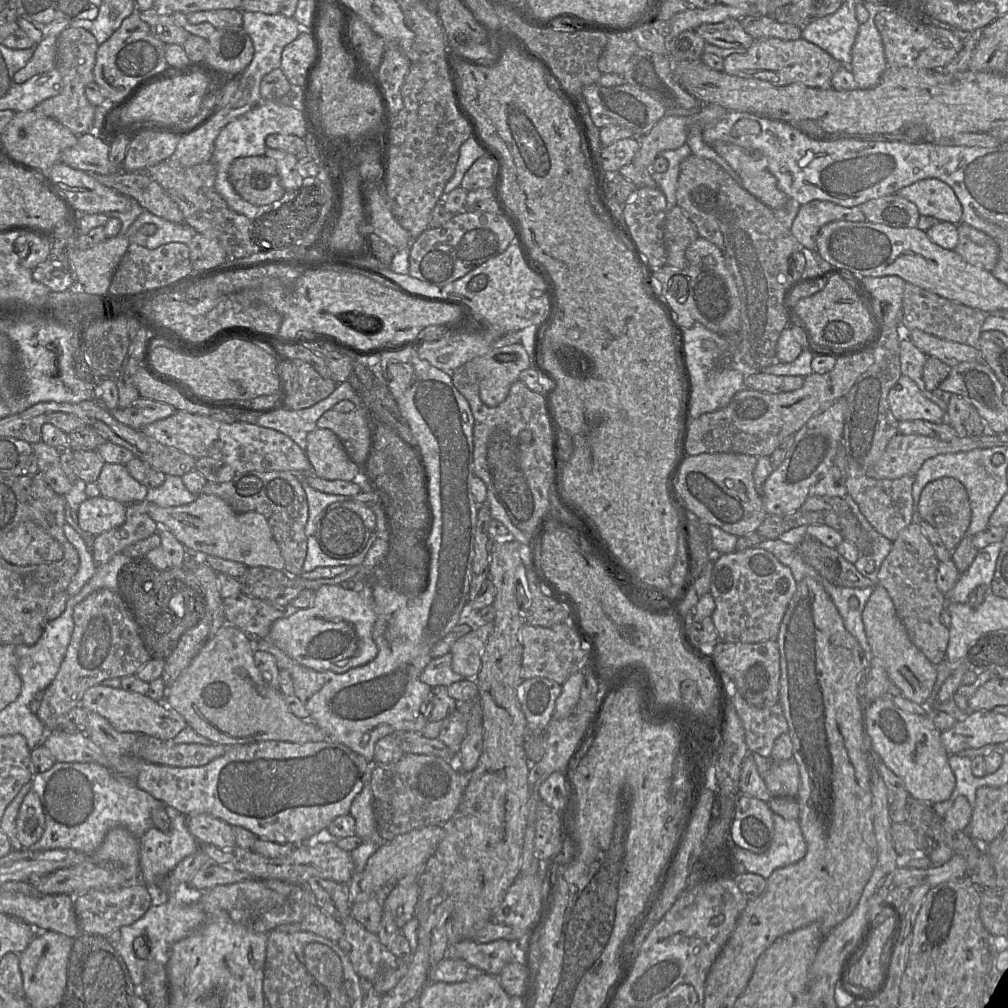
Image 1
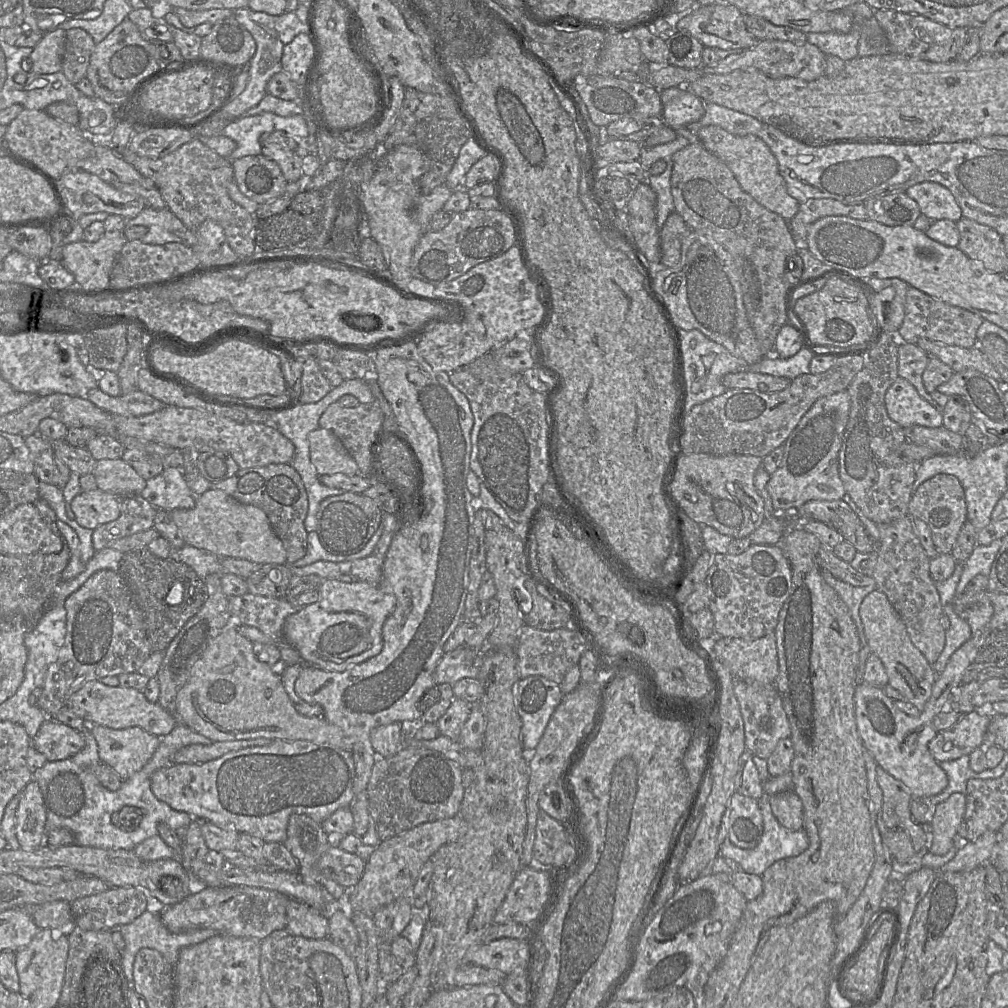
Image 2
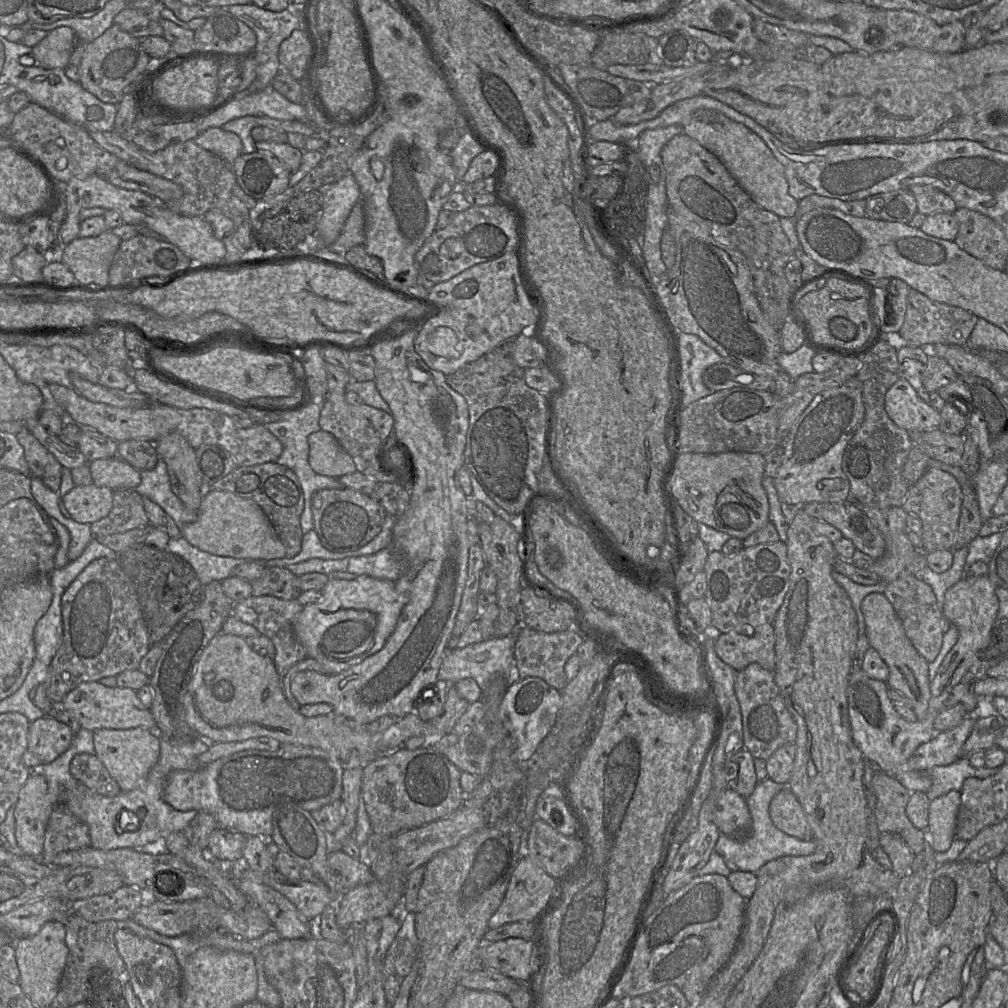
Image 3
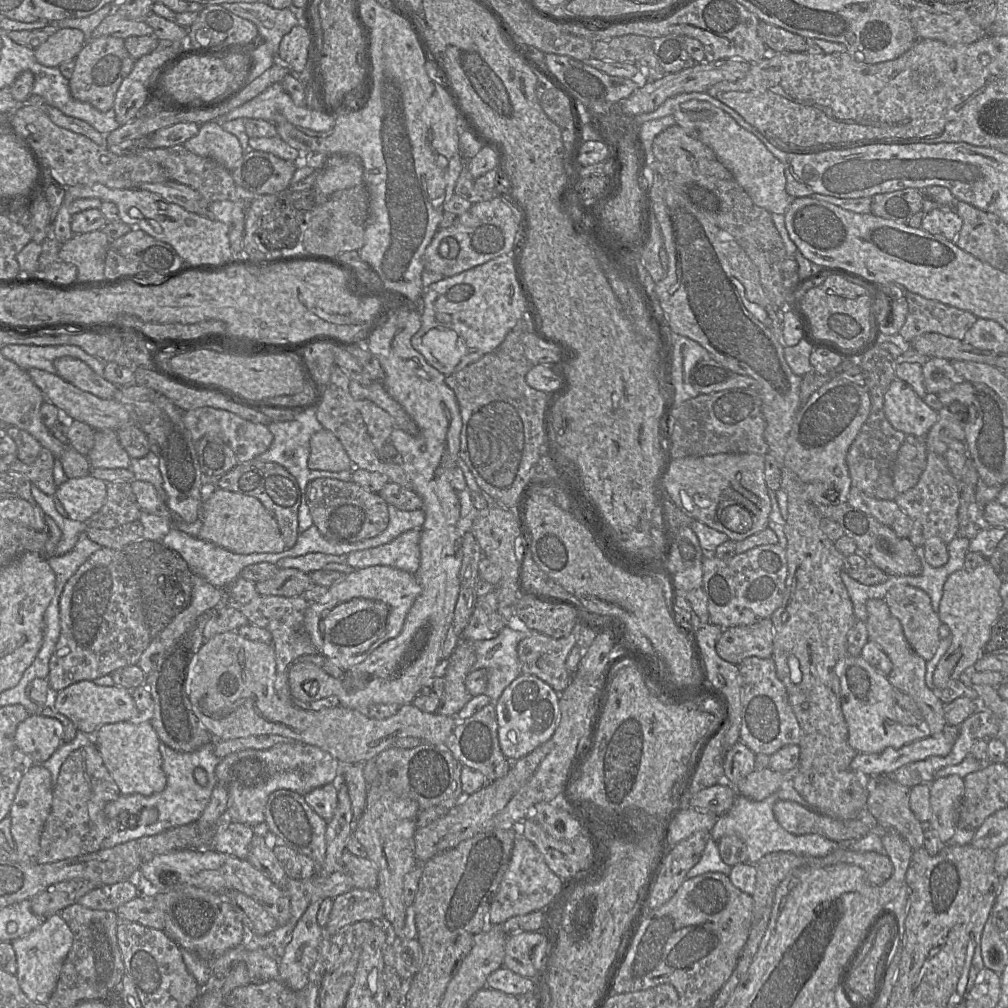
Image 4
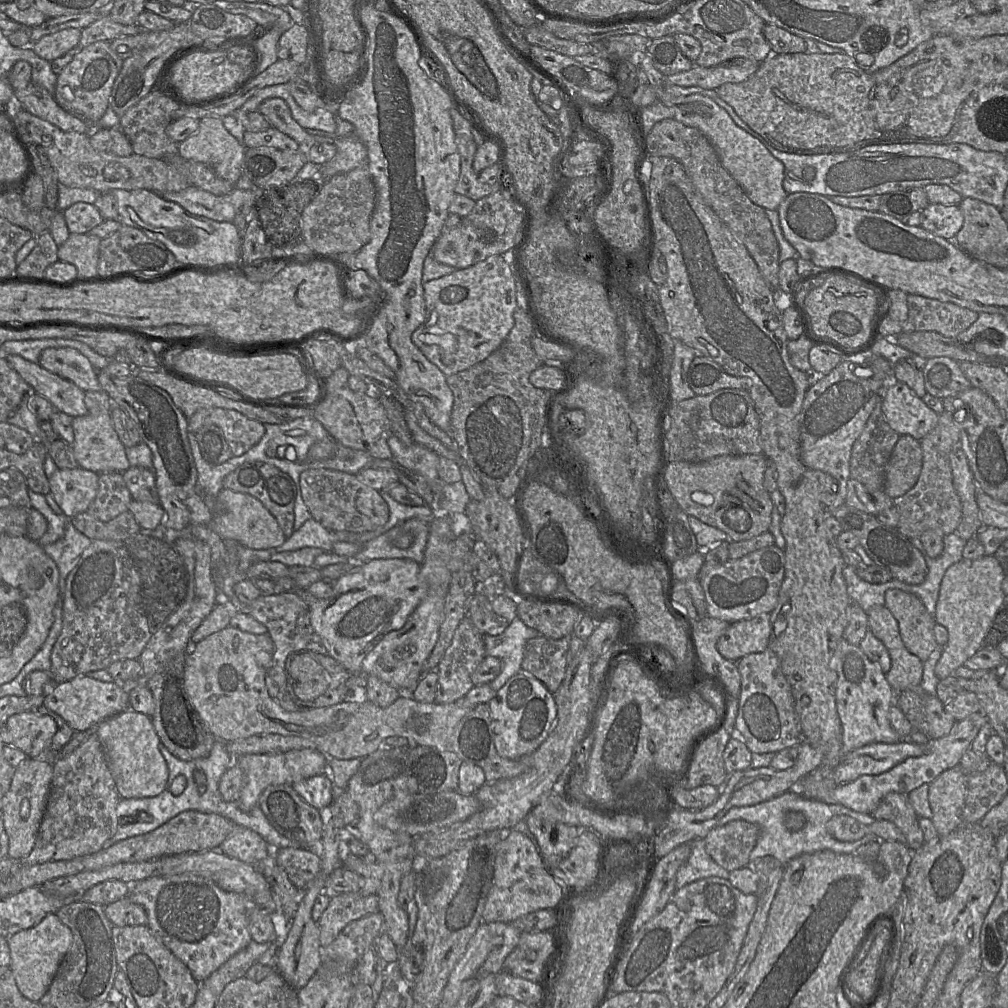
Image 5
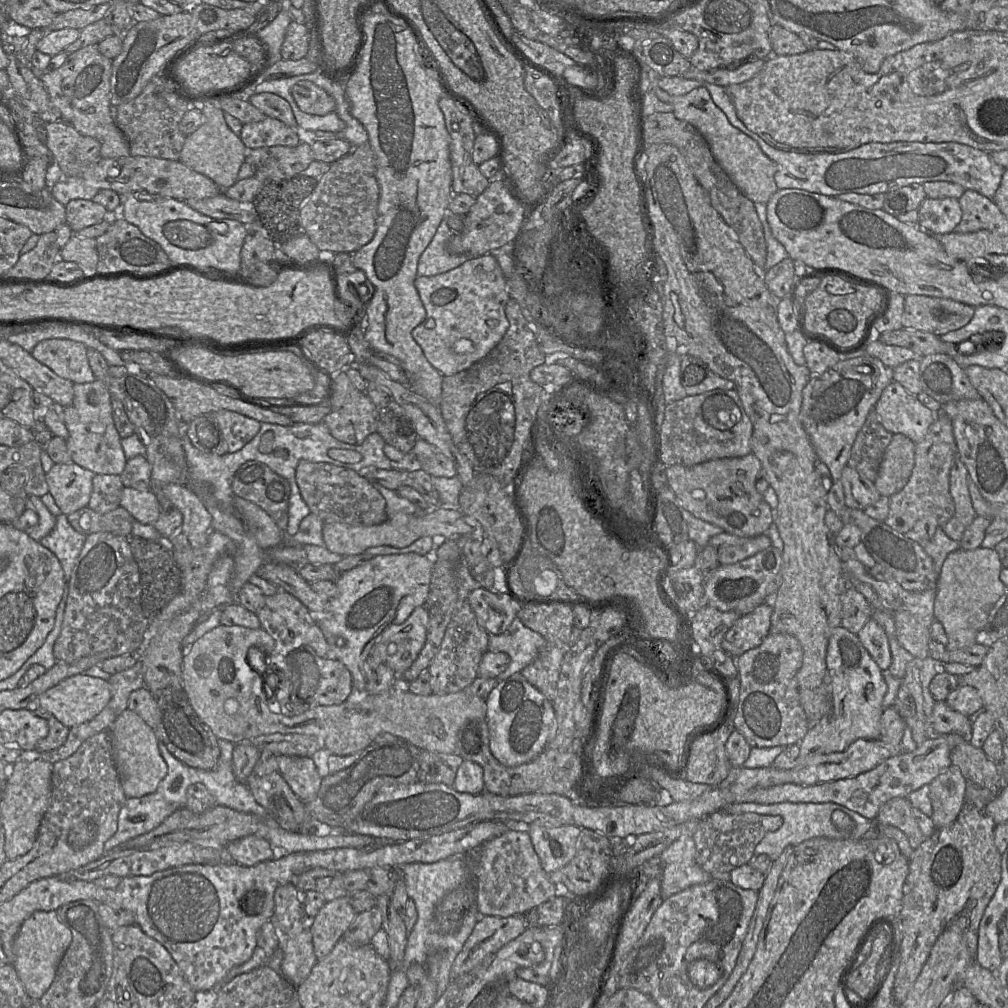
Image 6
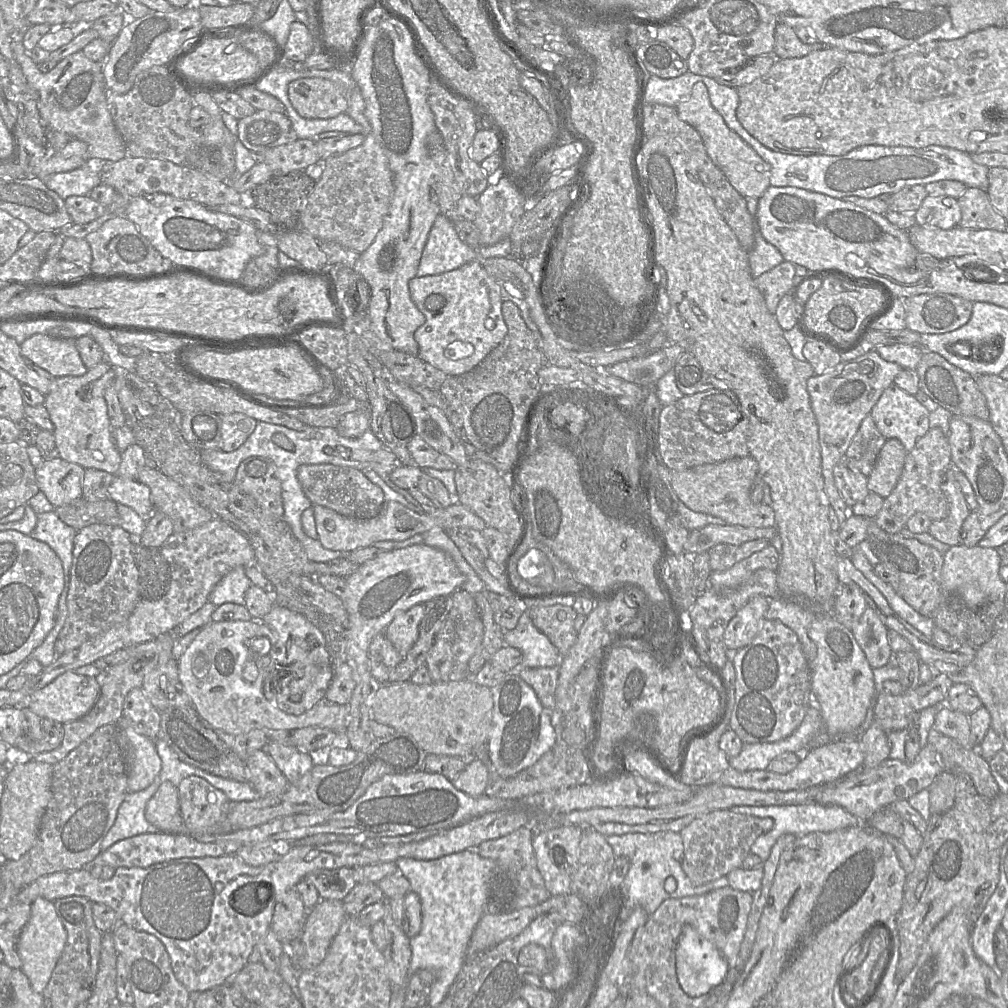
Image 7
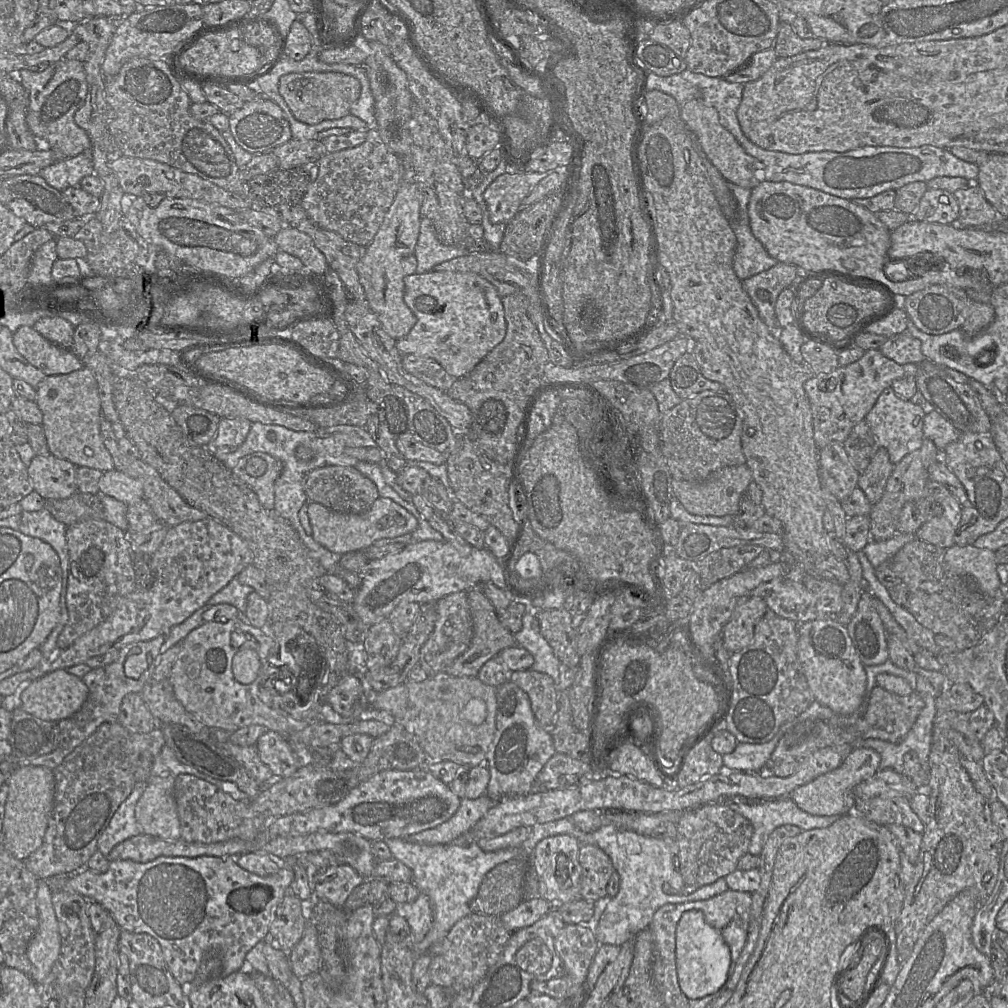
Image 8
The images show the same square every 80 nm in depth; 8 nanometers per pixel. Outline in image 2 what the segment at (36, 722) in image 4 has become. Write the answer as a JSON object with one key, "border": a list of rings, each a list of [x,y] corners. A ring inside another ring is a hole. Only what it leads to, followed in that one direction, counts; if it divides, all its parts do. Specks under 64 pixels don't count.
{"border":[[[46,717],[37,734],[31,739],[31,744],[51,762],[80,752],[85,746],[85,739],[81,731]]]}

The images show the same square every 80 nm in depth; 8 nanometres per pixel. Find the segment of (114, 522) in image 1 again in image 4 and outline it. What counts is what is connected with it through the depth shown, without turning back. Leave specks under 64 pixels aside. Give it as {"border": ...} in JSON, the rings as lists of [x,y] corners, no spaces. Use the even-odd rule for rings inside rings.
{"border":[[[91,474],[81,478],[68,478],[57,487],[55,496],[70,519],[86,522],[104,505],[107,483]]]}

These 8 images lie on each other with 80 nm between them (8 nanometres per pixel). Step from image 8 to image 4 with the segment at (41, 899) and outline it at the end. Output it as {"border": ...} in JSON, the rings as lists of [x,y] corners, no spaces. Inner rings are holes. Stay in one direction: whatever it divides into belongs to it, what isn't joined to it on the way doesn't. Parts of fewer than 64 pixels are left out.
{"border":[[[59,913],[47,917],[28,934],[11,941],[16,955],[18,984],[22,992],[33,1002],[47,1004],[55,990],[62,965],[72,946],[73,934]]]}

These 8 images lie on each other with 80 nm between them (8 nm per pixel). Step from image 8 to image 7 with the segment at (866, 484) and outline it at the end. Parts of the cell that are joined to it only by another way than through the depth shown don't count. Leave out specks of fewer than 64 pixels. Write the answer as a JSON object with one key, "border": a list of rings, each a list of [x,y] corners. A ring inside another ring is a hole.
{"border":[[[887,439],[878,454],[871,474],[867,477],[870,492],[883,498],[891,494],[902,474],[907,453],[898,439]]]}

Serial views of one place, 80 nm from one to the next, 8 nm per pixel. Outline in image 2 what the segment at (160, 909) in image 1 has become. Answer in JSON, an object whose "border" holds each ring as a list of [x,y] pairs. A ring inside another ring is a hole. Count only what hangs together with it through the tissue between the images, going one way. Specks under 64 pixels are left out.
{"border":[[[147,910],[138,918],[136,918],[133,922],[125,925],[120,925],[113,929],[119,931],[124,939],[125,947],[121,952],[121,964],[123,972],[125,974],[125,978],[128,983],[128,987],[133,987],[133,989],[134,960],[137,952],[141,948],[151,948],[157,950],[162,954],[162,956],[167,962],[169,962],[172,965],[175,965],[178,960],[179,953],[182,949],[195,944],[199,944],[218,934],[217,931],[207,928],[193,929],[181,933],[172,933],[163,924],[160,912]]]}

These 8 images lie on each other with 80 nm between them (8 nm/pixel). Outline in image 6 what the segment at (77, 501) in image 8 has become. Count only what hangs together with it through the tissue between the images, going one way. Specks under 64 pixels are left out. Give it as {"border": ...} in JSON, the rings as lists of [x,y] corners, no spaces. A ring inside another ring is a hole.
{"border":[[[87,506],[68,514],[67,519],[77,532],[86,536],[97,532],[109,532],[130,537],[133,522],[136,521],[121,506],[107,513],[98,513]]]}

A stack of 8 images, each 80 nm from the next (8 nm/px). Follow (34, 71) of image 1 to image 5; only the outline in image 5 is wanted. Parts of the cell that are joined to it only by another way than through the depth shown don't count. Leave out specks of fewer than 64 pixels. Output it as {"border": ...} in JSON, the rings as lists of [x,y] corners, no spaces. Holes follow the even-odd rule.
{"border":[[[67,28],[44,36],[31,45],[35,54],[51,62],[77,47],[81,37],[81,30],[79,28]]]}

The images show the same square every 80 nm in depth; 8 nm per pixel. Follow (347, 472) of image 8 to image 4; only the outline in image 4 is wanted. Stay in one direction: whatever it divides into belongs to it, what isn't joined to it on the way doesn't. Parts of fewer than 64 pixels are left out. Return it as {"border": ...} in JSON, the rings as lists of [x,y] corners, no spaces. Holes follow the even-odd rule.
{"border":[[[317,478],[308,483],[306,503],[314,525],[321,535],[335,544],[351,544],[379,535],[389,522],[388,504],[379,495],[365,490],[353,481]]]}

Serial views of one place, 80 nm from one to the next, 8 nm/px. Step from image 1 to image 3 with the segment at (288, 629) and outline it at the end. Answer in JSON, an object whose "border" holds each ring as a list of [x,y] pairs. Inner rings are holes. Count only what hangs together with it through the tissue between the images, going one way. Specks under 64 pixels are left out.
{"border":[[[367,575],[353,580],[330,579],[322,593],[319,603],[304,606],[293,622],[293,630],[308,657],[319,661],[327,674],[343,672],[380,651],[406,604],[406,597],[397,592],[395,581]]]}

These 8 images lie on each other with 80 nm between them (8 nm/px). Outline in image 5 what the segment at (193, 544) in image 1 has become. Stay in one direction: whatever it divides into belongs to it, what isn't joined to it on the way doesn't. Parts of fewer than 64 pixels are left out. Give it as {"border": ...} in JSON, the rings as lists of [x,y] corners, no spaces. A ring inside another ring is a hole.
{"border":[[[222,489],[215,500],[215,513],[210,528],[224,541],[235,541],[241,546],[266,550],[281,546],[286,537],[275,517],[255,497],[230,489]]]}

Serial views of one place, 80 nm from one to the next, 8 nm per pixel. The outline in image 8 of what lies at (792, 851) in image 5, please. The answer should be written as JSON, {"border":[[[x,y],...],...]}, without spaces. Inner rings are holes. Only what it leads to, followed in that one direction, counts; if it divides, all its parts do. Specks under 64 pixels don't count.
{"border":[[[789,797],[760,800],[758,803],[728,803],[753,826],[748,853],[759,856],[771,832],[782,825],[795,825],[801,831],[826,828],[839,816],[814,816],[801,810]]]}

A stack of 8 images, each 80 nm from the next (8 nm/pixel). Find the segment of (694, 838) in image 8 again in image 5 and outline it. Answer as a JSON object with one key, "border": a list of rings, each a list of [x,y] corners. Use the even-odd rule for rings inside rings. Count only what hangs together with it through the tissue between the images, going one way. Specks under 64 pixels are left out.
{"border":[[[733,820],[716,826],[703,839],[707,854],[721,867],[731,872],[750,864],[750,853],[759,837],[757,825]]]}

